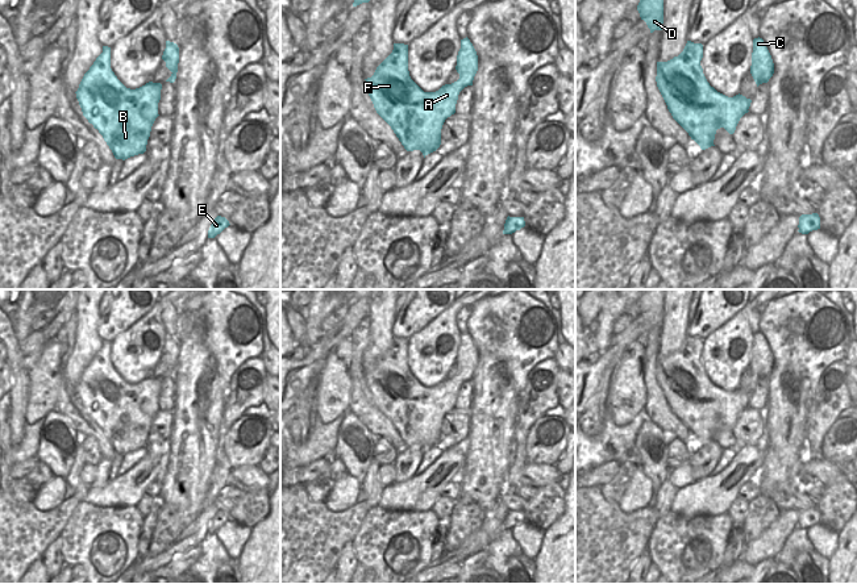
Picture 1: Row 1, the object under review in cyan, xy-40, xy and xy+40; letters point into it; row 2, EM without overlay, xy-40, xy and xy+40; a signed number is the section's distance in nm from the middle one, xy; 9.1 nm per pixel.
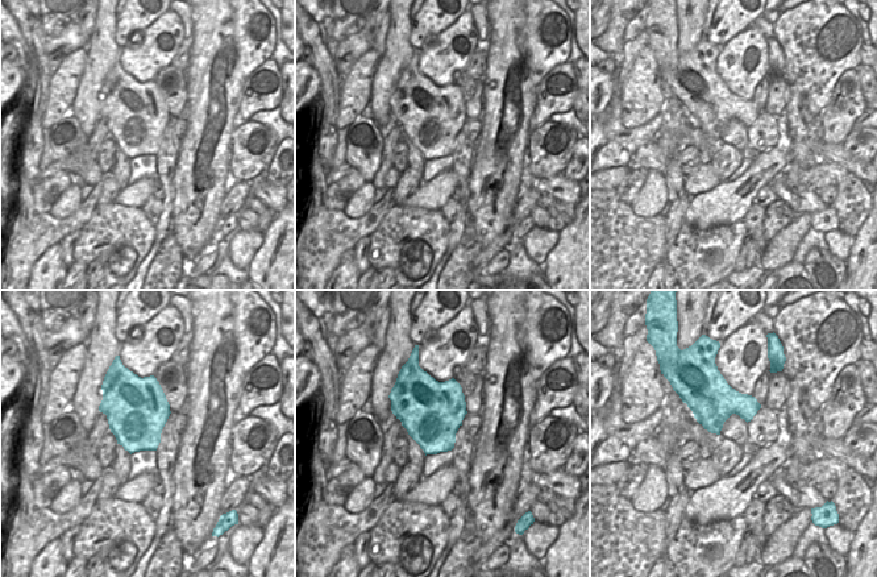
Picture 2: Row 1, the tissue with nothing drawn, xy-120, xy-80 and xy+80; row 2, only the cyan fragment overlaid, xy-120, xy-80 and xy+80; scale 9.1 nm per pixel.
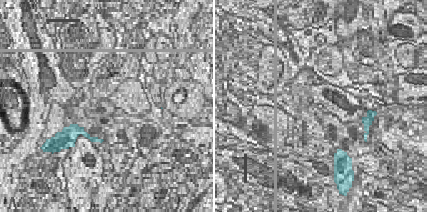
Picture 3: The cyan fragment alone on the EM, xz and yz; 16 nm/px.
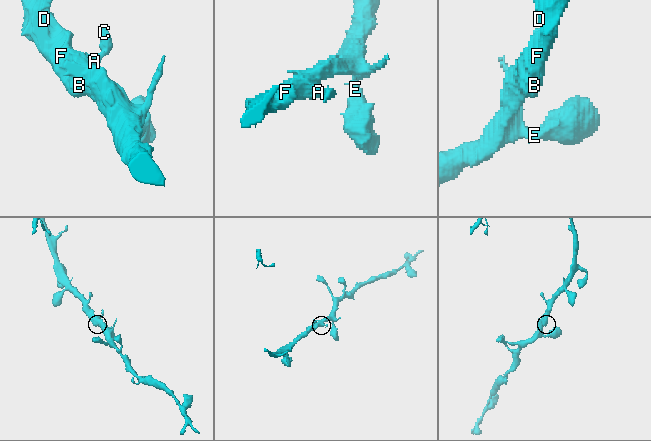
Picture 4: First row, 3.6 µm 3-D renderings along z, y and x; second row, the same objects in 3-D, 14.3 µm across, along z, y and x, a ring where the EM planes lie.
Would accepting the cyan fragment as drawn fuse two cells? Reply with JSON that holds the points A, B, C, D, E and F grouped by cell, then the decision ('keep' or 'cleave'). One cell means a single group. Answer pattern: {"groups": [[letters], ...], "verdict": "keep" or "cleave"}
{"groups": [["A", "B", "C", "D", "E", "F"]], "verdict": "keep"}

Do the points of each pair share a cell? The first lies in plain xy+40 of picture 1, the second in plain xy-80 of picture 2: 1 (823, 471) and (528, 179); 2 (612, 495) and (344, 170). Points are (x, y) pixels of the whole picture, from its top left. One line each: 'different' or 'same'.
1: different
2: different

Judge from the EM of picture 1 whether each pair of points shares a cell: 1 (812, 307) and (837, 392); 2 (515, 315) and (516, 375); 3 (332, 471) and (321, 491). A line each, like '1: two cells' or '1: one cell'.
1: two cells
2: one cell
3: one cell

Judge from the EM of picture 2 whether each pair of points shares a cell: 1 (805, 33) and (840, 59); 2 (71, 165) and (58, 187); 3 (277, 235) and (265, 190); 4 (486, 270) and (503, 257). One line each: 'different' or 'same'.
1: same
2: different
3: different
4: same

